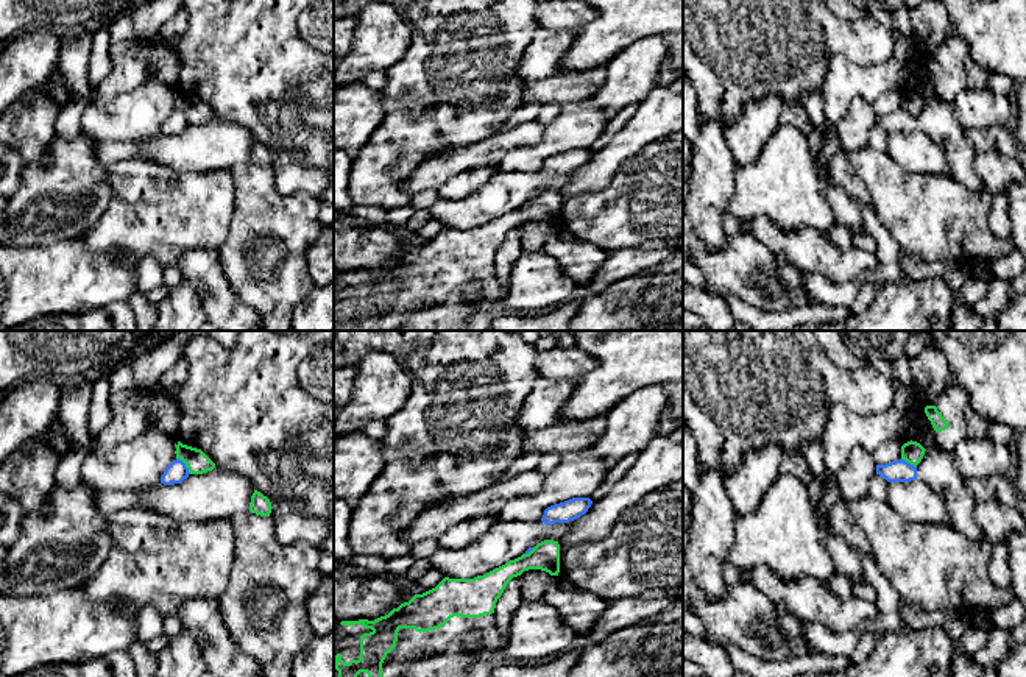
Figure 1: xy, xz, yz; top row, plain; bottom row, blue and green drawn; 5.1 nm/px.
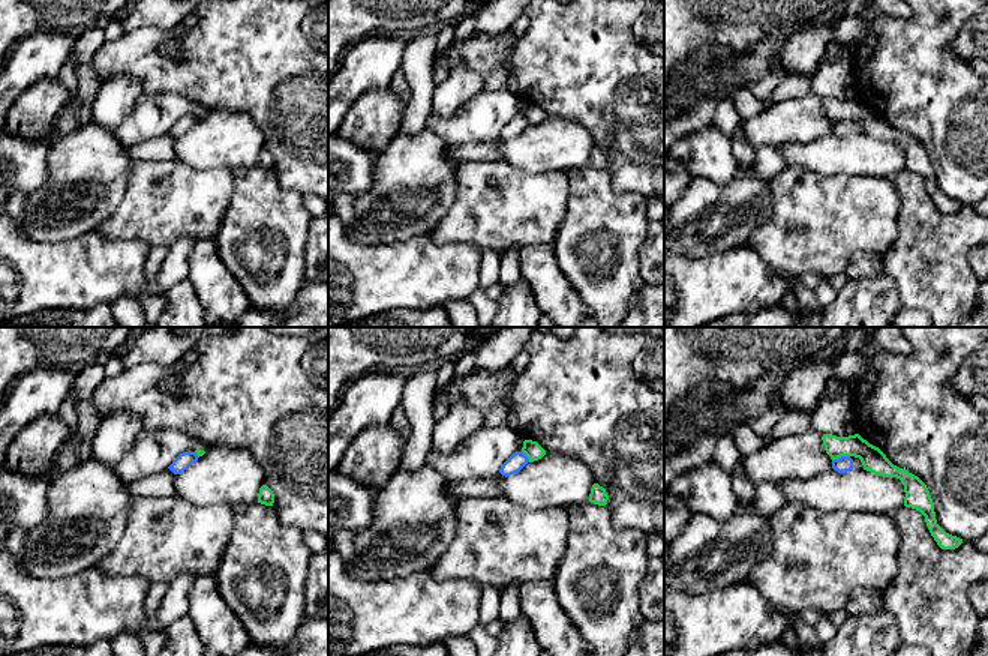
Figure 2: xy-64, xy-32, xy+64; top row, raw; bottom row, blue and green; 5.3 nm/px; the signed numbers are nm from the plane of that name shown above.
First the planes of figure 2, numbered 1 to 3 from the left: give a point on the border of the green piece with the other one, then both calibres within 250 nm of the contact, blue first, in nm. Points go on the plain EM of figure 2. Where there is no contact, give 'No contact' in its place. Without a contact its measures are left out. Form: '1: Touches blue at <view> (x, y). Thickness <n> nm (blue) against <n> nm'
1: Touches blue at xy-64 (197, 119). Thickness 90 nm (blue) against 40 nm
2: Touches blue at xy-32 (526, 120). Thickness 90 nm (blue) against 90 nm
3: Touches blue at xy+64 (841, 120). Thickness 90 nm (blue) against 130 nm

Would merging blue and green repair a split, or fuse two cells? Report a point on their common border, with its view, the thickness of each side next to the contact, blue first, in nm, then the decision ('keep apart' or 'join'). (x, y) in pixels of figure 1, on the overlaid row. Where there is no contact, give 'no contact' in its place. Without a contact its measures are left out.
xy (184, 465) | 110/120 nm | keep apart

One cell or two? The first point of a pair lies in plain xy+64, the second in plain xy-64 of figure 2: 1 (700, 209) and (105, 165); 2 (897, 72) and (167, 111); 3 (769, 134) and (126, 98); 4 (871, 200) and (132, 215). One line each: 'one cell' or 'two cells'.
1: one cell
2: two cells
3: two cells
4: one cell

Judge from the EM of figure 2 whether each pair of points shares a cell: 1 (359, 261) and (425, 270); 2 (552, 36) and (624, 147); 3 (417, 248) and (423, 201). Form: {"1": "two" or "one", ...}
{"1": "one", "2": "one", "3": "two"}

